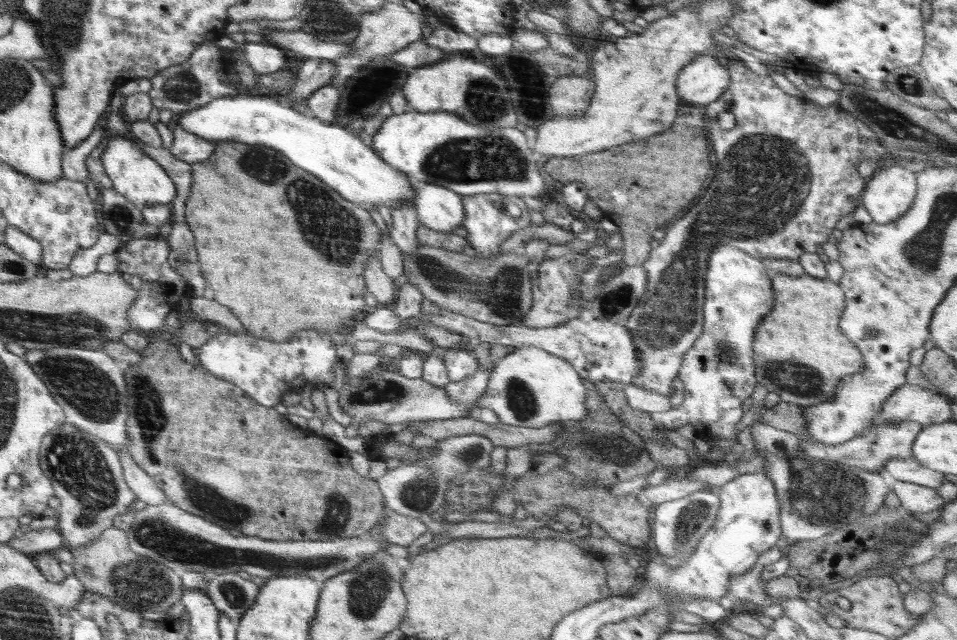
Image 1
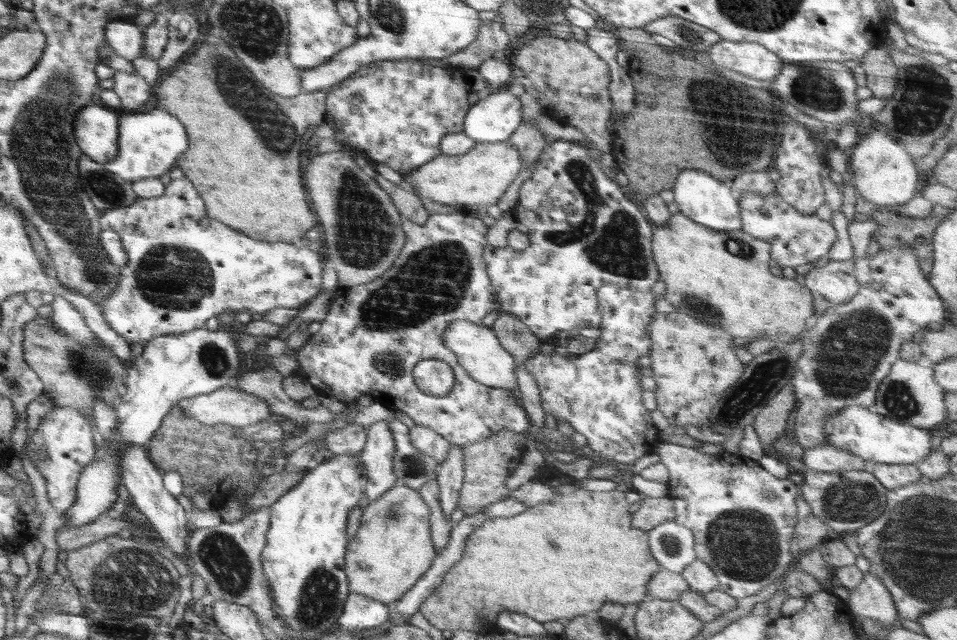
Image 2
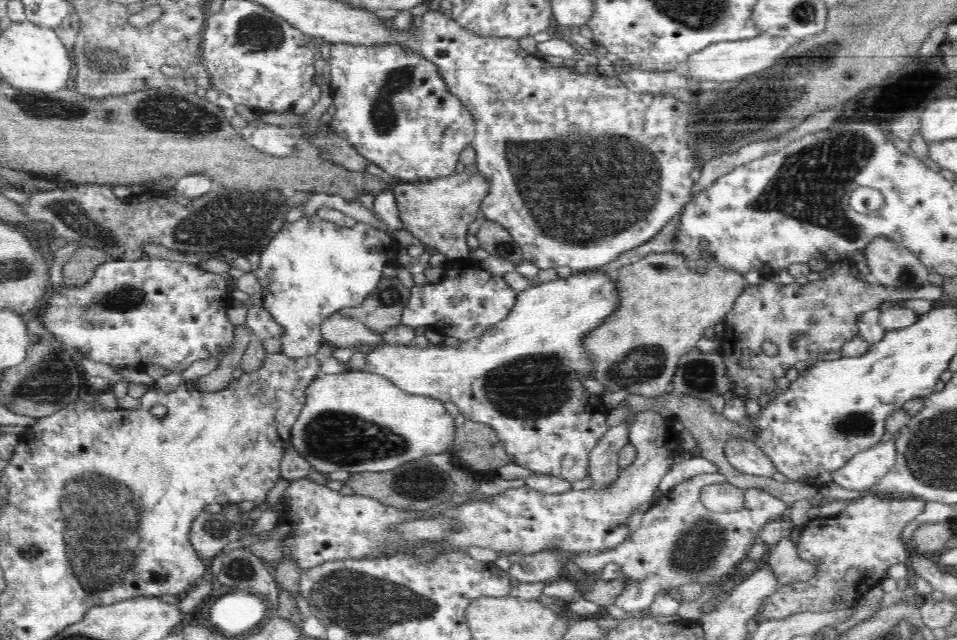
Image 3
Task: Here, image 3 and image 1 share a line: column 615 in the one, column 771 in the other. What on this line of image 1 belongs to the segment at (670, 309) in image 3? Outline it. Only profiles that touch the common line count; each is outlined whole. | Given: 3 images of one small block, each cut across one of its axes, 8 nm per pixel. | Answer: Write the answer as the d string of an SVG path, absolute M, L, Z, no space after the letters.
M777 273L770 281L774 293L774 308L756 327L752 342L757 385L764 385L769 392L776 393L781 401L798 407L816 407L824 404L824 401L833 400L842 378L858 374L866 368L862 353L858 352L858 347L846 337L838 324L840 314L846 306L843 290L828 278L814 278L806 273L796 277Z

